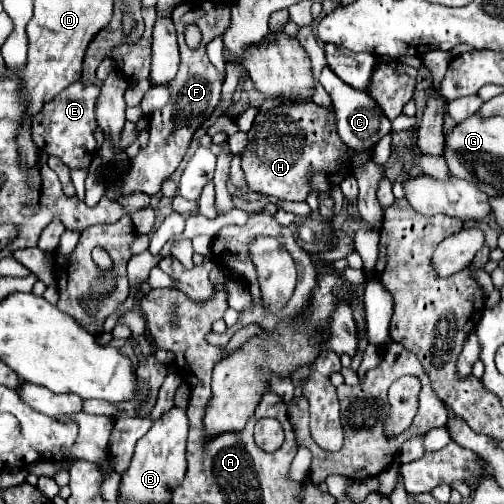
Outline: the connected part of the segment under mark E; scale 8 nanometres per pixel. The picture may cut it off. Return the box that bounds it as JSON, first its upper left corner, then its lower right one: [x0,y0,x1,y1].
[33,82,101,169]

